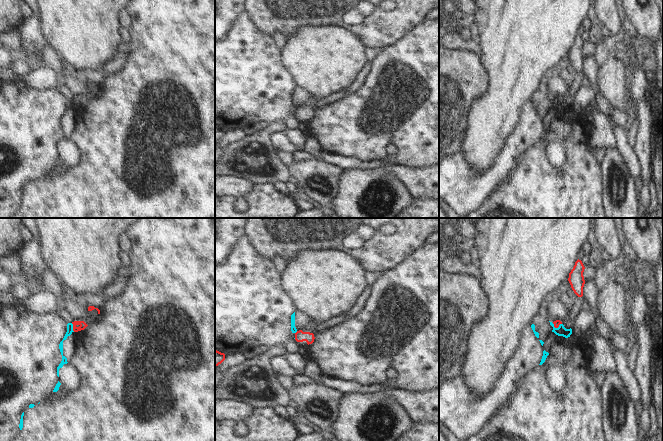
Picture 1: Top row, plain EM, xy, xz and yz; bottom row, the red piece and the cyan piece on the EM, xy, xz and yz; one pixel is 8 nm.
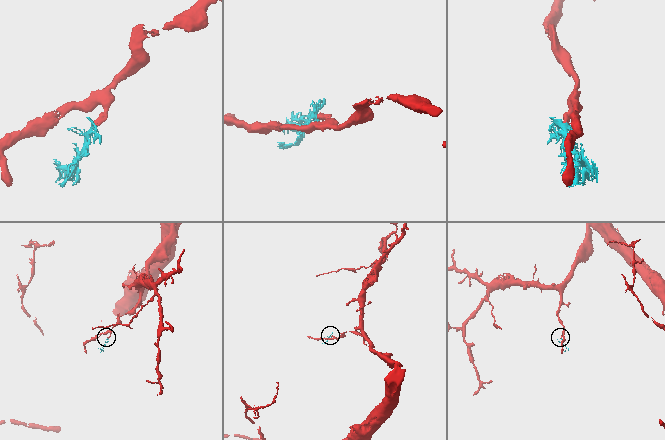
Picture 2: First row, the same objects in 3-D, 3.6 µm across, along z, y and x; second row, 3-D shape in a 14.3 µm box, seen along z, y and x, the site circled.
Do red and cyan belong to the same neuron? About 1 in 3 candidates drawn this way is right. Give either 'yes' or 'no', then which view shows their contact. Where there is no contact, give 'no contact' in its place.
no; meets red in xy

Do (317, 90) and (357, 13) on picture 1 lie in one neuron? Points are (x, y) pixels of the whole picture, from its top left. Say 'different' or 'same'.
different

